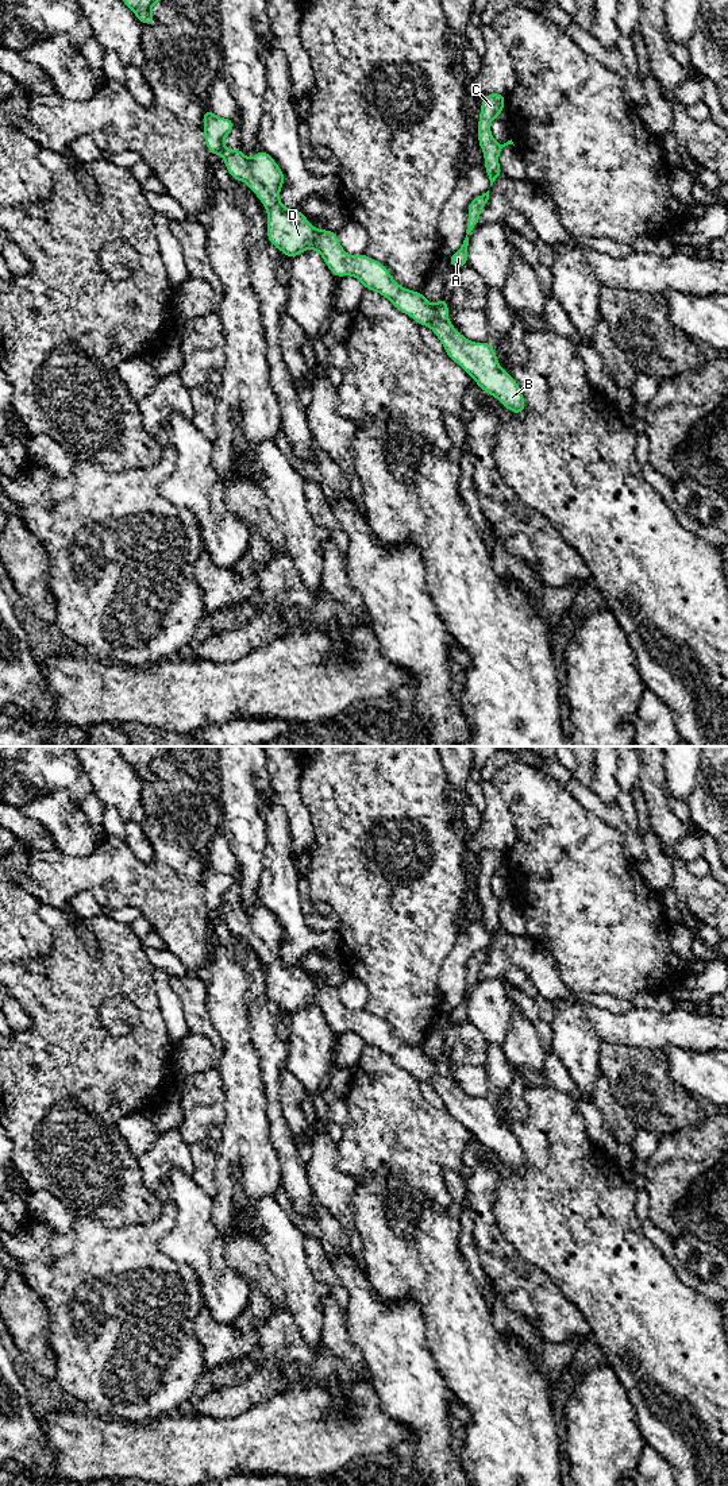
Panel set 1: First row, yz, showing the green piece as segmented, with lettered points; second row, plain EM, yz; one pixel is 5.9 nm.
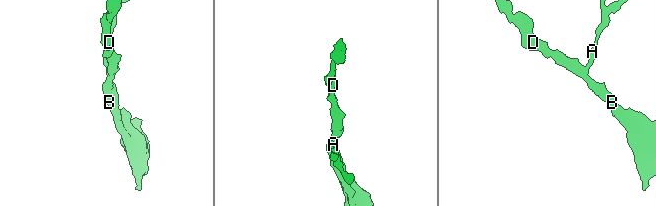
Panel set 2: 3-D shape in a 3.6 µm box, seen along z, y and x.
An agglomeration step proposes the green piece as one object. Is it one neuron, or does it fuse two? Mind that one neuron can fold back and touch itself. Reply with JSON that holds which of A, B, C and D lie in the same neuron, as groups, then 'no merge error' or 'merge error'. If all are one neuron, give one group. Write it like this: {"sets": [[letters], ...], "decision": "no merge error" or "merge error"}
{"sets": [["A", "C"], ["B", "D"]], "decision": "merge error"}

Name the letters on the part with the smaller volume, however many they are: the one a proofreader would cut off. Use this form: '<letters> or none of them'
A, C

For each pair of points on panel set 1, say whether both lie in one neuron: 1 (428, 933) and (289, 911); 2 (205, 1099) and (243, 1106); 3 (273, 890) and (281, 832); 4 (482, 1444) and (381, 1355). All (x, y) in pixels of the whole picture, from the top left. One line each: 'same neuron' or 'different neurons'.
1: different neurons
2: different neurons
3: same neuron
4: different neurons

